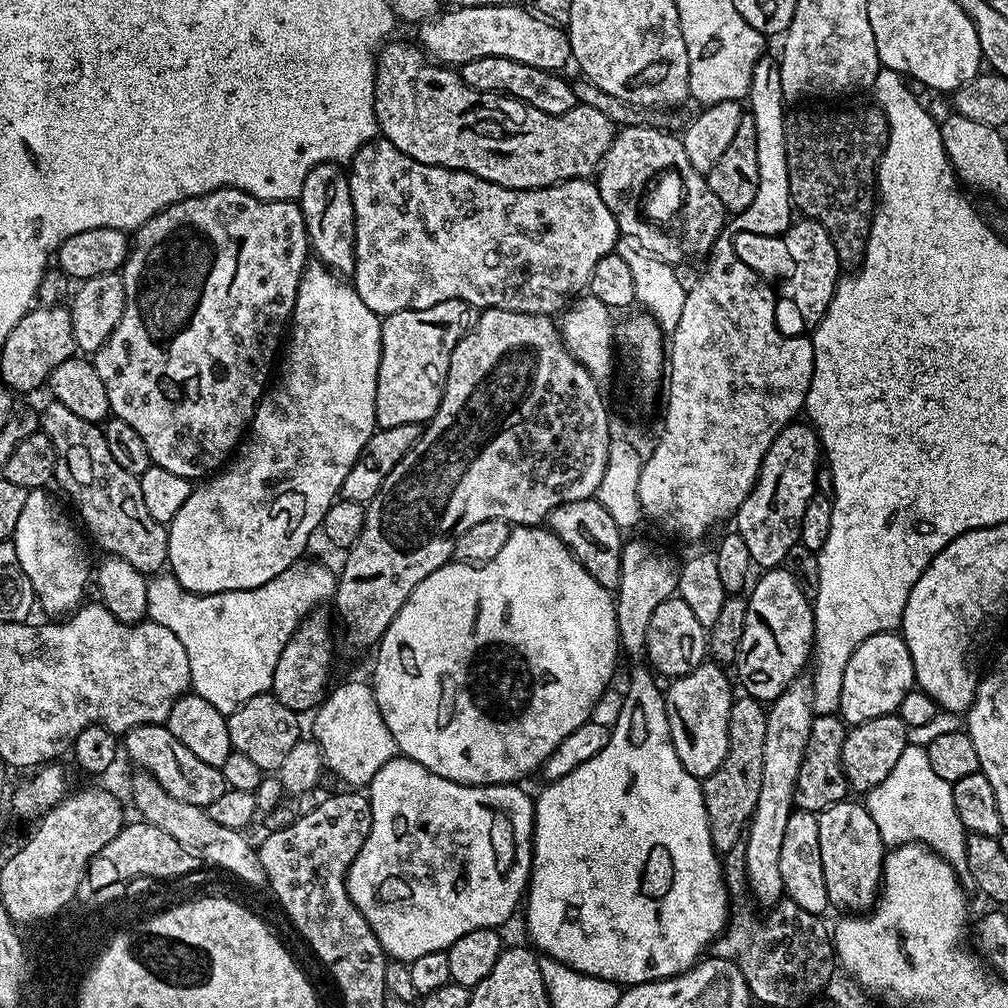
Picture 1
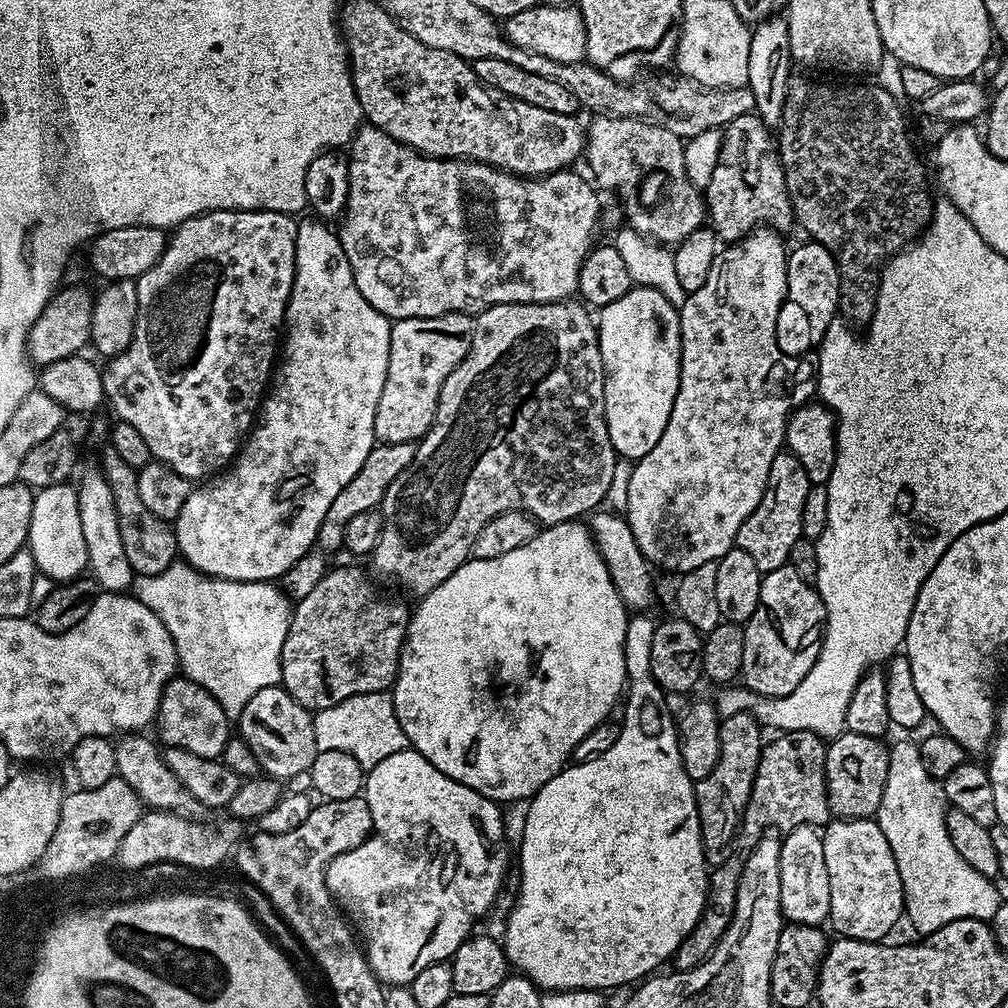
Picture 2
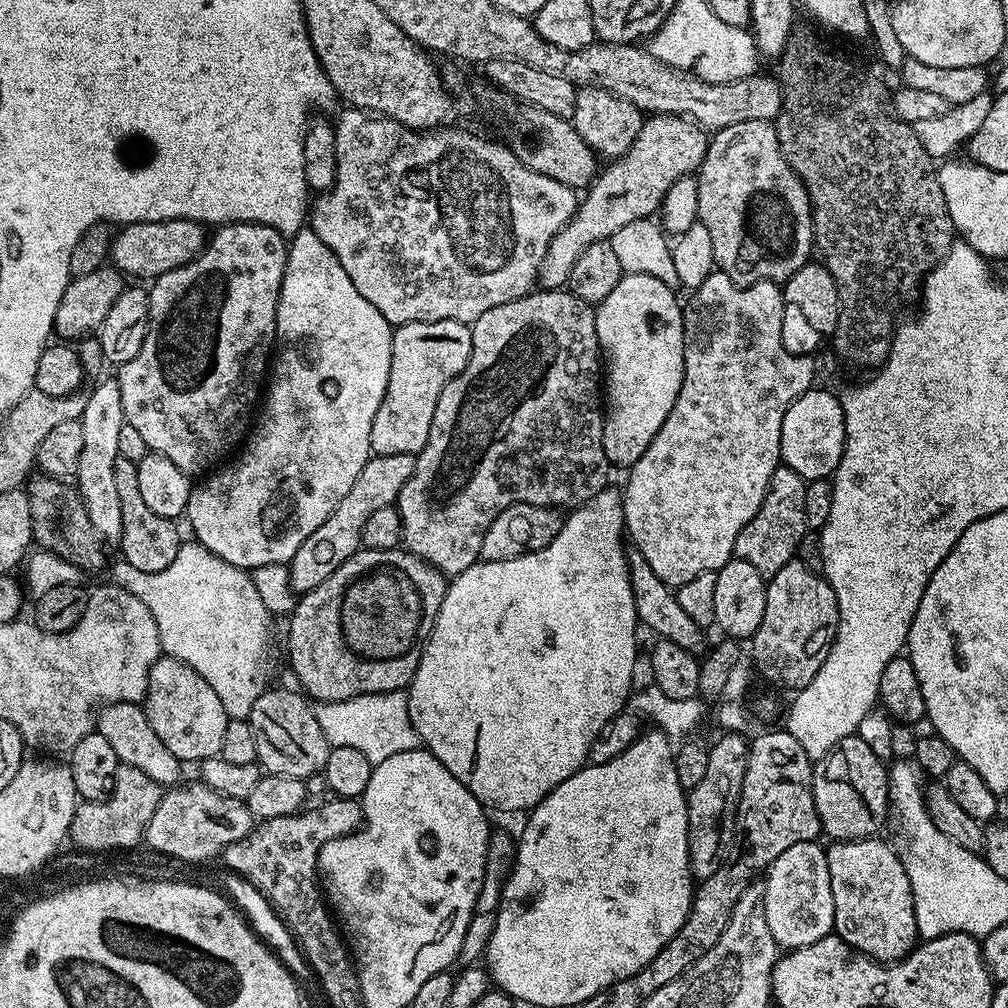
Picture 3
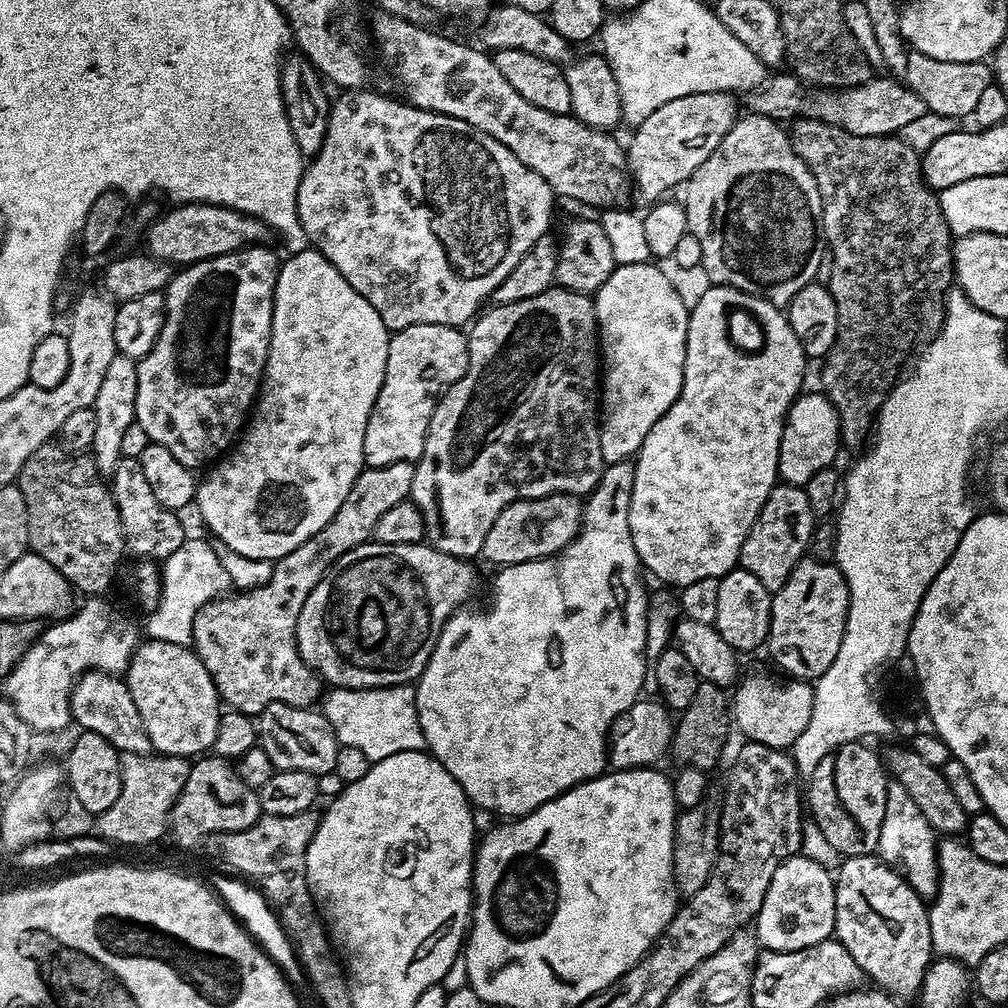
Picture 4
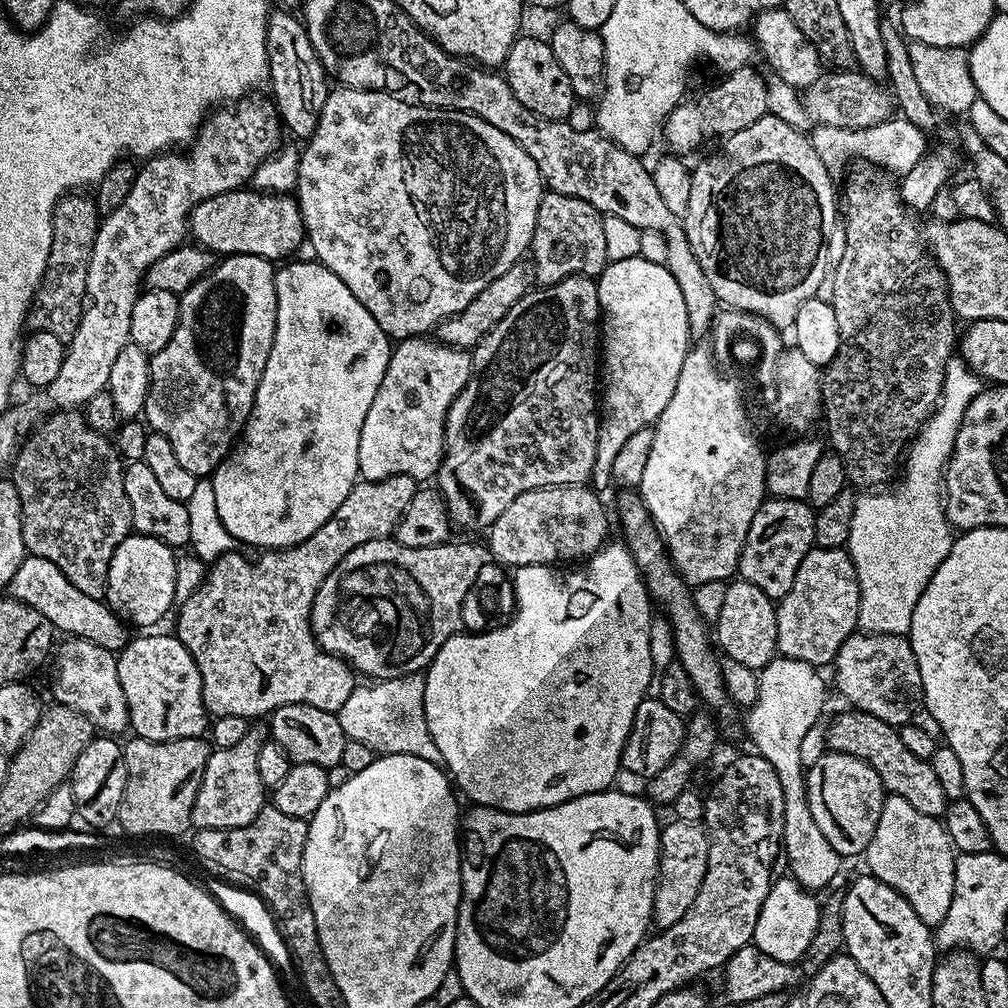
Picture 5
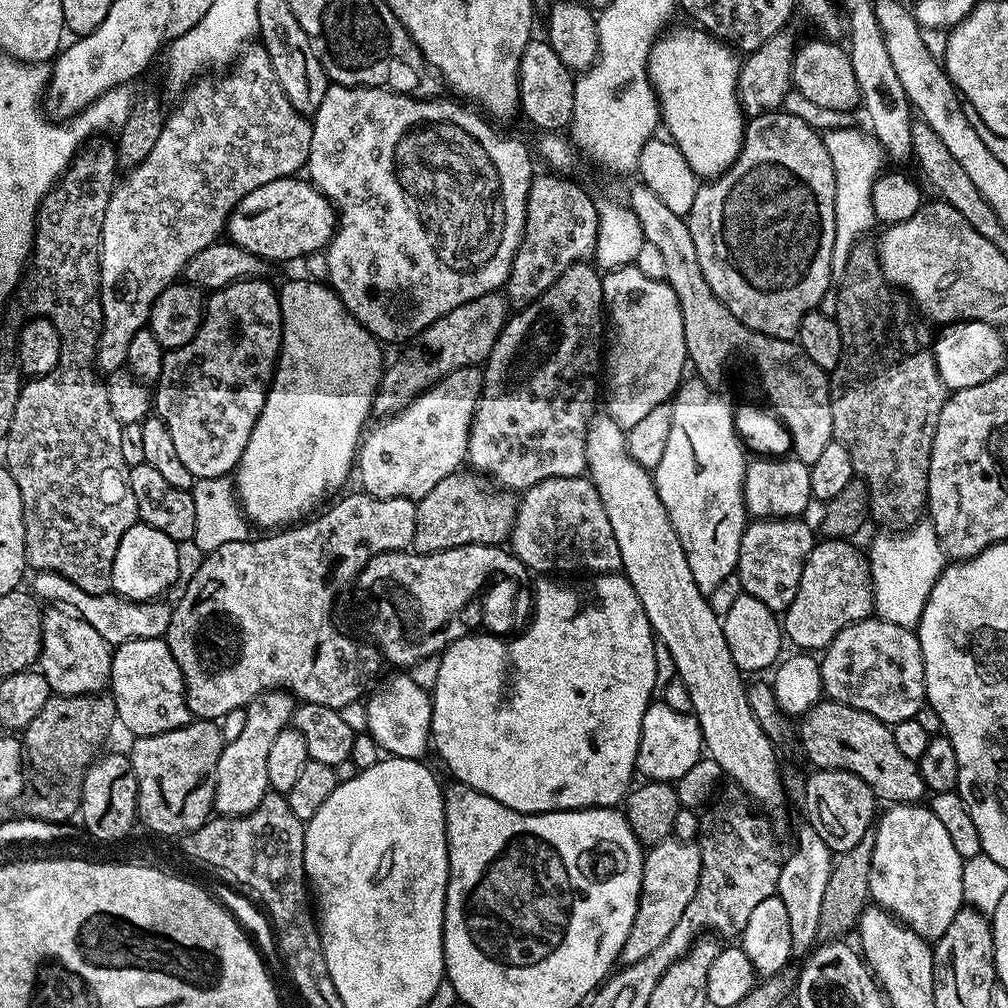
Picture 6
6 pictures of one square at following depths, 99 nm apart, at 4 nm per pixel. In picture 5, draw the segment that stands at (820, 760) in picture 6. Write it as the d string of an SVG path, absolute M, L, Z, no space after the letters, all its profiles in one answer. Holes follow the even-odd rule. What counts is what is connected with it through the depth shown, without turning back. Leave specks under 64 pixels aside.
M853 708L847 711L836 717L831 726L827 727L827 747L833 752L862 758L867 764L874 766L885 791L906 798L906 802L910 802L910 806L914 806L918 814L943 817L950 801L946 790L942 790L942 785L934 774L931 761L917 758L910 753L903 745L899 731L893 725Z

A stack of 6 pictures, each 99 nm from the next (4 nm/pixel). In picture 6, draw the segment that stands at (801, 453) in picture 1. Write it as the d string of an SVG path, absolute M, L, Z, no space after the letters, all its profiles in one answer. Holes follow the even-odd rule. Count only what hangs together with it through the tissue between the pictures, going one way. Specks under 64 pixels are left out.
M777 516L756 518L745 527L740 543L740 557L736 563L735 576L740 579L740 587L746 595L758 598L775 614L783 614L794 594L798 594L798 582L802 582L802 570L810 550L818 543L817 533L804 518Z

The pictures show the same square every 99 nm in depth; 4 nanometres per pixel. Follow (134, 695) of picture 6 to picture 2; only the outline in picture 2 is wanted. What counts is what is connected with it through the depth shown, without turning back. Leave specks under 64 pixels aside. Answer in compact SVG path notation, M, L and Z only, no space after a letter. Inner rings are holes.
M173 678L162 690L160 709L156 712L154 728L160 731L159 739L168 748L190 750L204 760L223 757L224 747L230 735L230 718L222 706L202 686L187 678Z

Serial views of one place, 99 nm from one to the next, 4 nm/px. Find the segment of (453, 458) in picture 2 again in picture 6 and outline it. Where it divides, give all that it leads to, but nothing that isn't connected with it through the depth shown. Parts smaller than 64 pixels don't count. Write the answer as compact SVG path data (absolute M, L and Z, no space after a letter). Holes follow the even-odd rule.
M588 262L570 266L570 270L566 270L566 274L562 274L562 278L558 278L558 282L554 282L554 286L550 286L550 290L546 290L546 294L542 294L537 300L530 302L530 306L521 308L515 314L509 315L508 323L504 325L502 334L498 334L498 342L494 342L494 350L490 350L487 360L482 365L484 385L480 391L478 406L470 426L468 457L466 460L469 465L473 464L471 467L480 476L487 478L489 481L497 480L497 482L492 482L495 482L504 490L523 490L542 482L546 478L570 478L571 476L585 475L588 466L586 462L586 434L588 433L588 424L592 421L594 415L592 399L596 396L596 376L598 380L598 373L602 368L602 337L605 332L604 281L601 273Z

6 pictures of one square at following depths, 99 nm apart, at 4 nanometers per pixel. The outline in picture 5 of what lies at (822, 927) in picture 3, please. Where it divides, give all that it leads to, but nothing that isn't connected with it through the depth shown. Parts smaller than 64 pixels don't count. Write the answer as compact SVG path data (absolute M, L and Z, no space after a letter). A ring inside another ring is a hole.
M791 875L773 879L772 888L766 894L766 902L762 902L762 910L758 914L758 922L754 926L752 943L762 954L770 954L783 964L795 965L804 959L807 947L814 939L819 928L821 901L811 891L799 884Z

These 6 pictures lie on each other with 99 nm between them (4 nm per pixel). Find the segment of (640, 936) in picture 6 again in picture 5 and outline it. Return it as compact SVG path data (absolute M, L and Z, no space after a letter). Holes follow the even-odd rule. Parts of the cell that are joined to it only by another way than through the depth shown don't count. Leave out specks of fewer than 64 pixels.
M669 819L669 824L665 823L660 829L660 866L656 877L656 901L652 907L652 919L657 929L663 930L674 926L674 922L678 922L678 918L682 918L682 914L686 914L686 910L690 910L690 906L694 906L694 898L698 898L698 894L702 890L702 878L706 878L706 870L708 869L708 859L710 858L710 846L708 845L708 829L703 823L695 824L694 822L682 822L681 820Z

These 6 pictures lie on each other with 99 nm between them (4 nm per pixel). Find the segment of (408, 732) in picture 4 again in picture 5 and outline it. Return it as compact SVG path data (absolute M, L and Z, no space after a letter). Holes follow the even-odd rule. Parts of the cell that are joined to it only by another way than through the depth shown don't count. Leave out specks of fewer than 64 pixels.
M423 671L379 682L361 683L352 691L350 698L346 698L338 713L345 737L362 742L381 756L410 754L426 758L426 762L431 764L443 765L442 754L438 746L434 746L434 738L430 738L430 730L426 726L425 694Z

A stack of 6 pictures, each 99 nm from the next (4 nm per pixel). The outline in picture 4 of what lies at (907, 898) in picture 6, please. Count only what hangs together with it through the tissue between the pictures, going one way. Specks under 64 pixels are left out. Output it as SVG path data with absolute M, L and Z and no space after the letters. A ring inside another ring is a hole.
M897 782L889 783L886 790L886 818L882 818L882 834L878 838L876 852L884 863L903 876L921 898L932 898L939 890L937 845L937 833L933 832L930 822L926 822L922 810L918 810L914 798L906 794L906 786Z

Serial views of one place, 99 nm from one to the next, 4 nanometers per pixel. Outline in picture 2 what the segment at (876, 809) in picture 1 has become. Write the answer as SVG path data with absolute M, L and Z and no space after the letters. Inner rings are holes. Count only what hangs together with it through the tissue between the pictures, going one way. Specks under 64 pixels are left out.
M907 738L891 743L888 754L886 790L875 820L890 844L891 853L898 865L899 877L902 880L905 919L909 920L920 936L936 933L942 926L962 918L991 921L1002 902L1003 895L996 888L996 882L978 873L974 866L963 861L950 838L946 828L945 814L949 805L941 781L928 774L922 765L919 745Z

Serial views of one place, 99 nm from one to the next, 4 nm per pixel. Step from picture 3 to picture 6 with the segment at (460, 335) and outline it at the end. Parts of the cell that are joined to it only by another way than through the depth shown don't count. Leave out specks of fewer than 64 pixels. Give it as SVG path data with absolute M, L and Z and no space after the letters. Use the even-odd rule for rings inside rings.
M479 367L475 368L459 368L454 370L449 376L442 377L431 388L426 389L420 395L415 396L408 405L400 412L393 412L385 415L381 424L373 423L370 431L361 439L360 447L356 454L356 462L354 465L355 471L360 471L360 484L359 487L363 491L367 492L369 496L374 498L406 498L407 500L415 500L419 502L422 498L426 498L426 494L430 494L430 490L434 490L434 486L438 486L438 482L442 482L442 478L446 478L450 474L461 471L462 465L468 457L468 439L470 438L470 426L472 425L472 419L476 413L476 407L478 406L478 398L480 397L480 391L484 385L484 373Z

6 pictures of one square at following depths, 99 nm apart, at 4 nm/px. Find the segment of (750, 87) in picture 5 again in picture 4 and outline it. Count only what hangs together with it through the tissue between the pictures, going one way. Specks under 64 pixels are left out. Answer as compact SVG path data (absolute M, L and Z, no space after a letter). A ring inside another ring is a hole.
M731 92L686 94L686 98L674 98L666 102L666 106L658 106L654 114L635 125L633 132L636 133L626 144L628 171L635 195L647 202L656 202L667 197L671 188L679 189L688 181L736 125L736 100Z

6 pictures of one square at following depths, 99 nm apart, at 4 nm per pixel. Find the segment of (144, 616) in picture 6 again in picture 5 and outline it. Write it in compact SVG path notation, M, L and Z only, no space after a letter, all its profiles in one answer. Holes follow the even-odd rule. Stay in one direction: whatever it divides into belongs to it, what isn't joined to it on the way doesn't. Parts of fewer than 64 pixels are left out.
M25 555L18 570L14 570L14 578L10 578L6 592L12 599L38 610L38 614L49 620L57 633L68 632L64 634L94 642L113 654L119 653L126 643L126 624L119 615L106 603L82 594L82 591L66 578L62 570L46 558Z

